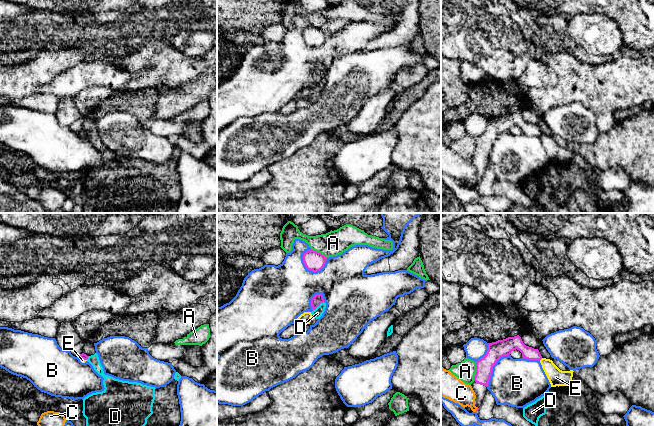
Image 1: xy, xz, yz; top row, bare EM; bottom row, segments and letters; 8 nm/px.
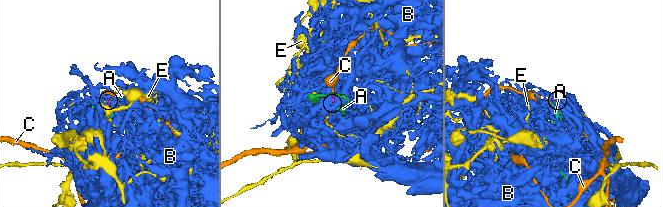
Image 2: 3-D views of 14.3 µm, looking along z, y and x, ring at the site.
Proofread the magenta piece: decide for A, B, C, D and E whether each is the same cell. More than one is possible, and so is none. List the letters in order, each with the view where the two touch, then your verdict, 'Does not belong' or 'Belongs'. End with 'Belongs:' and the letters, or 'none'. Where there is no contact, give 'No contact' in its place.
A: Touches magenta in yz. Does not belong
B: Touches magenta in xz. Does not belong
C: Touches magenta in yz. Does not belong
D: Touches magenta in xz. Does not belong
E: Touches magenta in yz. Does not belong
Belongs: none

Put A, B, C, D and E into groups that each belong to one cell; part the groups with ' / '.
A / B / C / D / E

